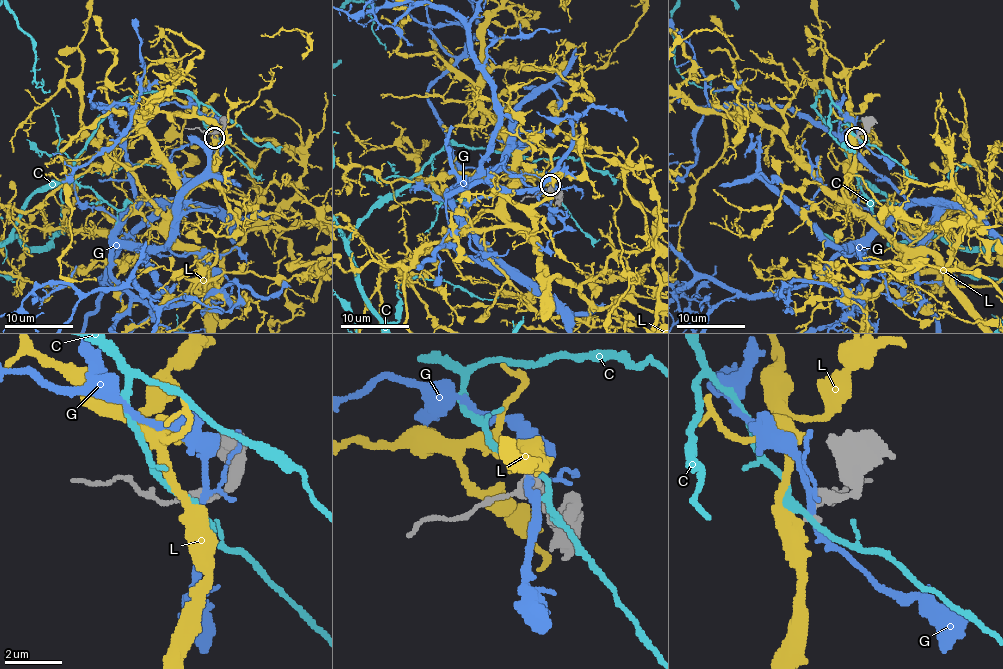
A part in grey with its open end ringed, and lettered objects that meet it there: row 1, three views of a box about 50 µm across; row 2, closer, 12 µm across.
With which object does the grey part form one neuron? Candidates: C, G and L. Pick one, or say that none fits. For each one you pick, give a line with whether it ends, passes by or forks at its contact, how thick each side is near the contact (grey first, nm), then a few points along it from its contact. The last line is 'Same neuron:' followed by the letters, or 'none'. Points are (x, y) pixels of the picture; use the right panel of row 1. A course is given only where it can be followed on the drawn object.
L: it passes by | 220/500 nm
Same neuron: L

